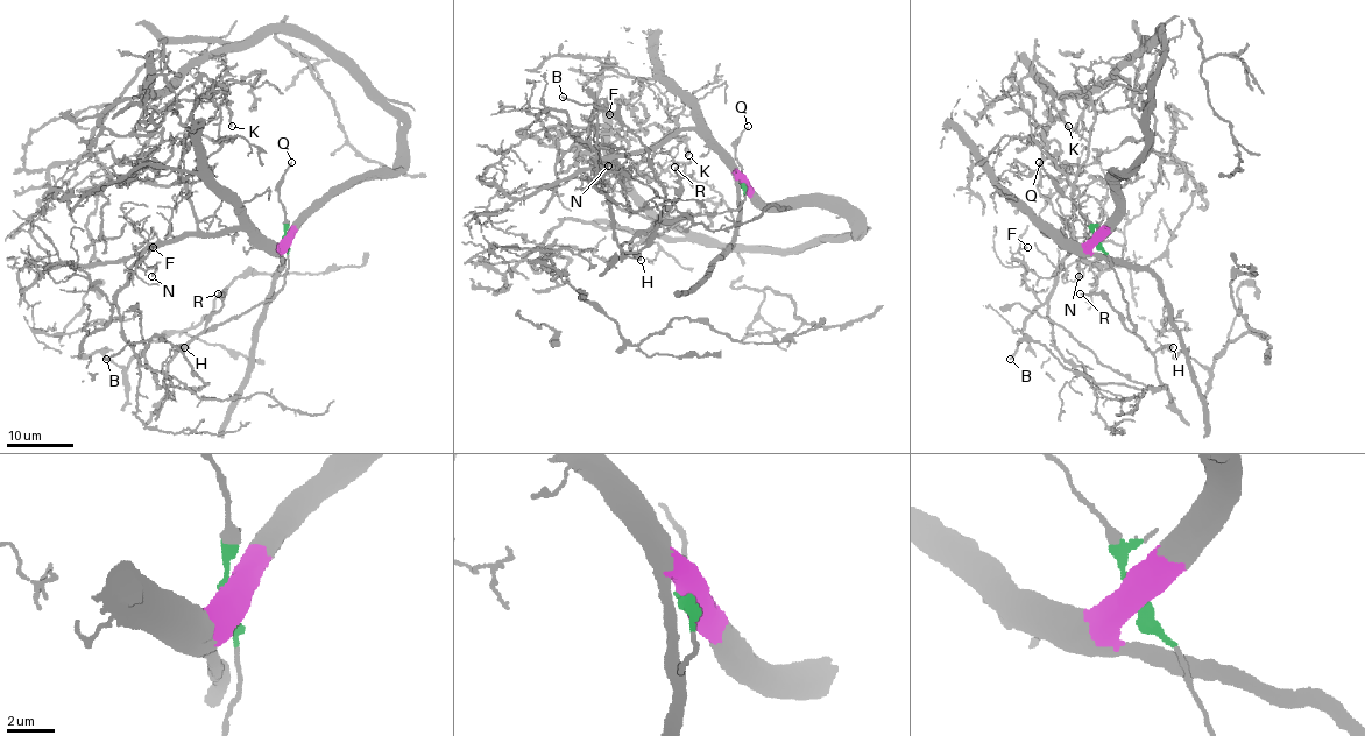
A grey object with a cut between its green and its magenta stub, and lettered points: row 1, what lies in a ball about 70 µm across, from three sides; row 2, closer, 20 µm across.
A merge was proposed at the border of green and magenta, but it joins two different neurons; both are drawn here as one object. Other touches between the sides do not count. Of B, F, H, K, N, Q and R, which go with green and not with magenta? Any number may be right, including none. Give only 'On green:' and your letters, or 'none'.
On green: B, H, Q, R

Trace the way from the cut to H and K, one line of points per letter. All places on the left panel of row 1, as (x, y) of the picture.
H: (285, 240), (288, 261), (282, 288), (270, 299), (198, 333), (175, 351), (174, 346), (183, 347)
K: (285, 240), (198, 228), (178, 176), (195, 103), (139, 121), (151, 132), (204, 77), (224, 89), (232, 126)

